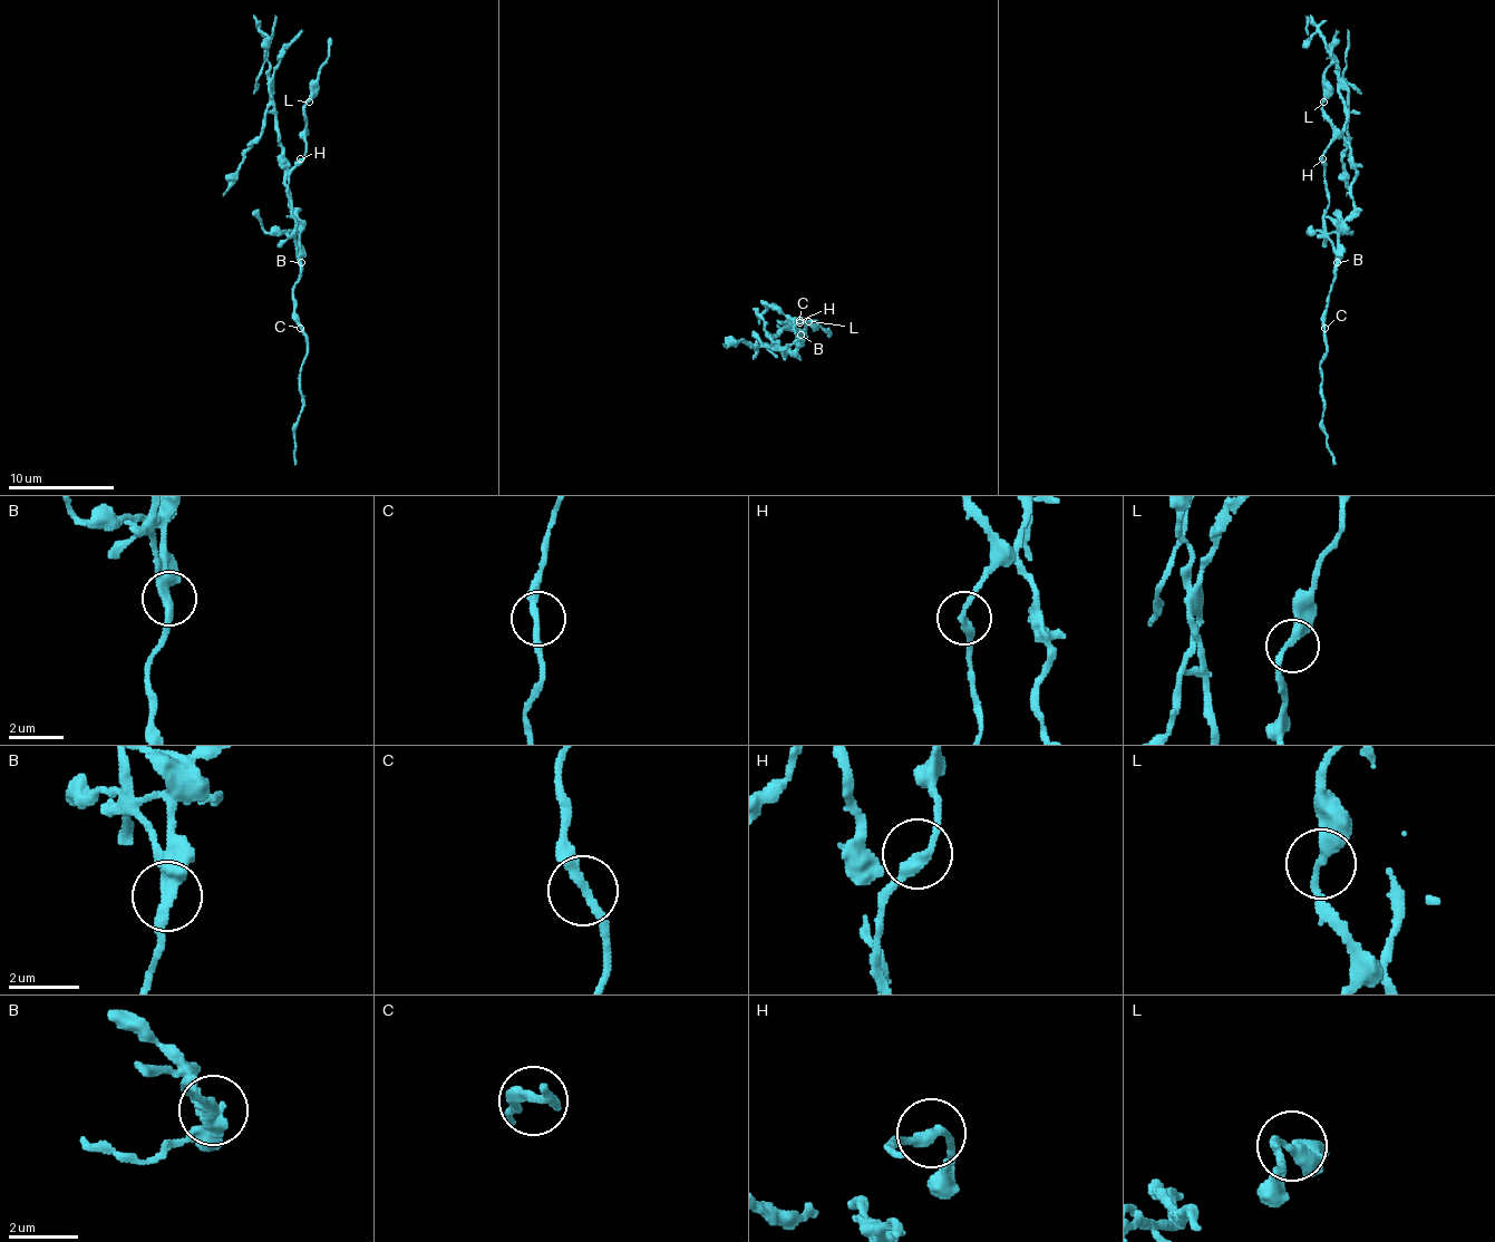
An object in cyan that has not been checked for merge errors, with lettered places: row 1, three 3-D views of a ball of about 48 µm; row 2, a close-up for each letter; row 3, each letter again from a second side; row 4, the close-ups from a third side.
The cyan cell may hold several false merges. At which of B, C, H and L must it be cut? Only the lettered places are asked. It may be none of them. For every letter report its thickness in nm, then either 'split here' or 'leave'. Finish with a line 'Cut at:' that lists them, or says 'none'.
B: 320 nm | split here
C: 240 nm | leave
H: 280 nm | leave
L: 280 nm | leave
Cut at: B

